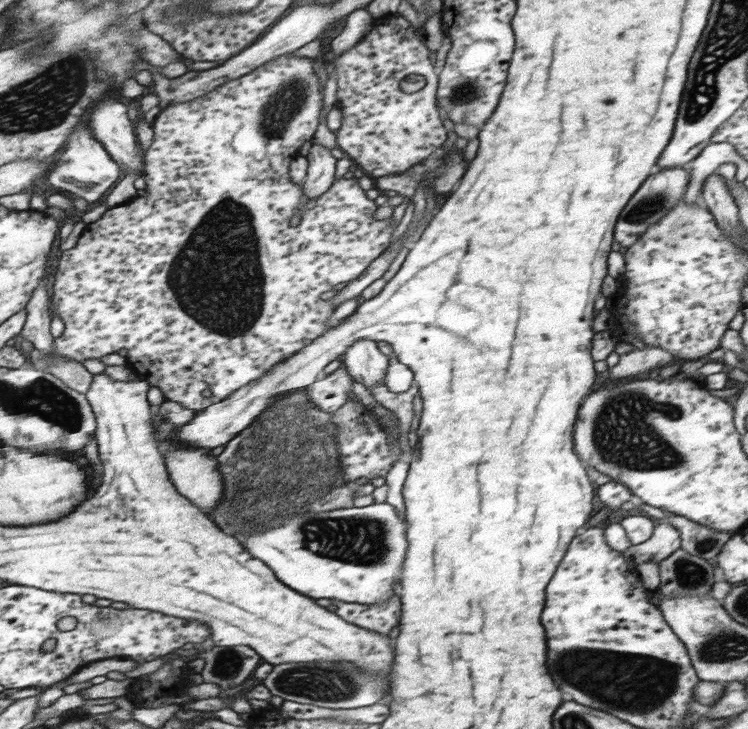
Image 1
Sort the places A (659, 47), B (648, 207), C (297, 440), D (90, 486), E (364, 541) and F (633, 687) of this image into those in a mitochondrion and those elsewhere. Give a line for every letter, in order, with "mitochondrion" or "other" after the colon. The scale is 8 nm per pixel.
A: other
B: mitochondrion
C: mitochondrion
D: other
E: mitochondrion
F: mitochondrion

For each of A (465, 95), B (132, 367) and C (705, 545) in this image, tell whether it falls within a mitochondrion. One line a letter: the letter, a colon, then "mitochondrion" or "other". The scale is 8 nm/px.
A: mitochondrion
B: other
C: mitochondrion

